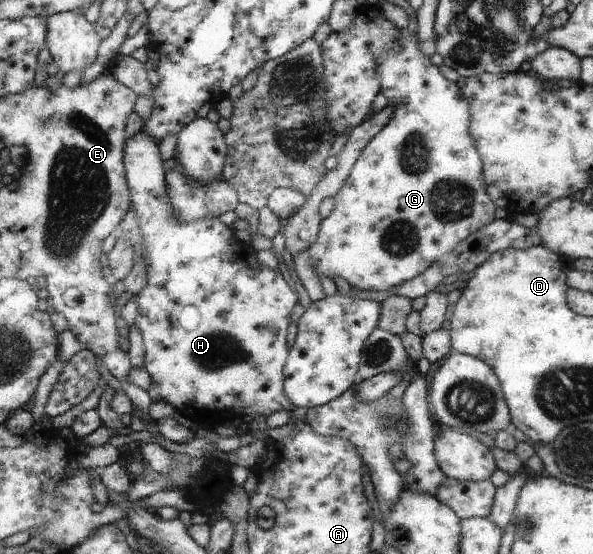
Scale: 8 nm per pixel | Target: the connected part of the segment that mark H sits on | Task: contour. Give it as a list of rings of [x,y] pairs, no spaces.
[[[143,129],[126,140],[124,163],[148,260],[147,284],[133,301],[138,311],[135,326],[144,338],[144,368],[153,379],[153,386],[148,390],[151,398],[169,403],[205,429],[236,418],[249,423],[265,421],[278,412],[295,412],[298,406],[286,394],[284,370],[290,355],[287,332],[299,296],[283,267],[270,270],[261,264],[251,246],[235,237],[235,226],[226,226],[219,217],[190,223],[179,218],[168,202],[165,161],[161,158],[159,142]]]

